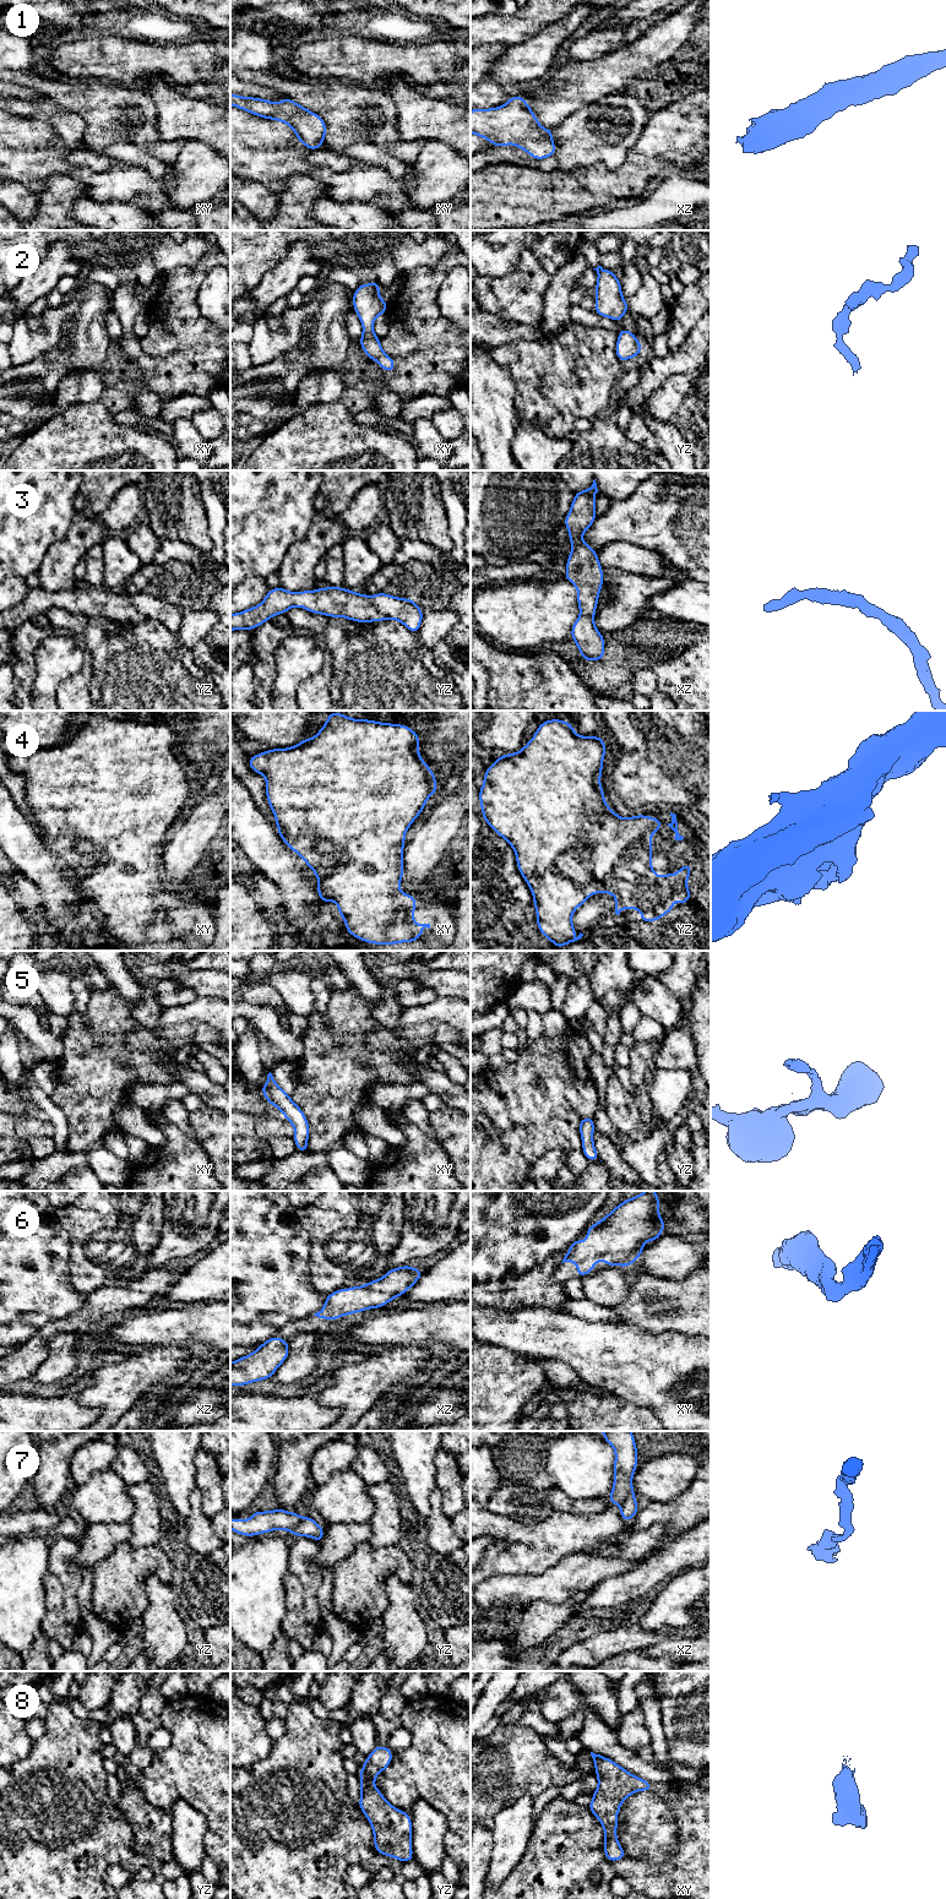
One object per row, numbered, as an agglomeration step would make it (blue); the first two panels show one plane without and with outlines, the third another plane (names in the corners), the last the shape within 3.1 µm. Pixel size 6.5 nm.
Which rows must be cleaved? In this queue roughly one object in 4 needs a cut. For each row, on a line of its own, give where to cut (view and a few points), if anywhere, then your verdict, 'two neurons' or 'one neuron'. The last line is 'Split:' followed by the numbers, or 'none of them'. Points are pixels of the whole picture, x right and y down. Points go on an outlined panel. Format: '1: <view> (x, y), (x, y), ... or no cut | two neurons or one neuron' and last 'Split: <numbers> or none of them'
1: no cut | one neuron
2: no cut | one neuron
3: no cut | one neuron
4: no cut | one neuron
5: no cut | one neuron
6: no cut | one neuron
7: yz (304, 1518), (289, 1530) | two neurons
8: no cut | one neuron
Split: 7

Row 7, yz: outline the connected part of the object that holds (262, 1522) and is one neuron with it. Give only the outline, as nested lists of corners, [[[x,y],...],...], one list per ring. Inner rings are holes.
[[[282,1508],[267,1512],[256,1511],[251,1514],[251,1519],[230,1519],[230,1529],[244,1536],[255,1536],[278,1529],[290,1531],[304,1519],[298,1513]]]

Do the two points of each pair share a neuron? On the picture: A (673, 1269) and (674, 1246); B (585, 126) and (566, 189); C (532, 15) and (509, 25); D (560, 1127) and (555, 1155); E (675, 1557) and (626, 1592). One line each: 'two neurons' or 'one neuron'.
A: one neuron
B: two neurons
C: one neuron
D: two neurons
E: one neuron

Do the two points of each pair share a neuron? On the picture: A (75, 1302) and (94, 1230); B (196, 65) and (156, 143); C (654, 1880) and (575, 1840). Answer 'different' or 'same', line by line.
A: different
B: different
C: different

